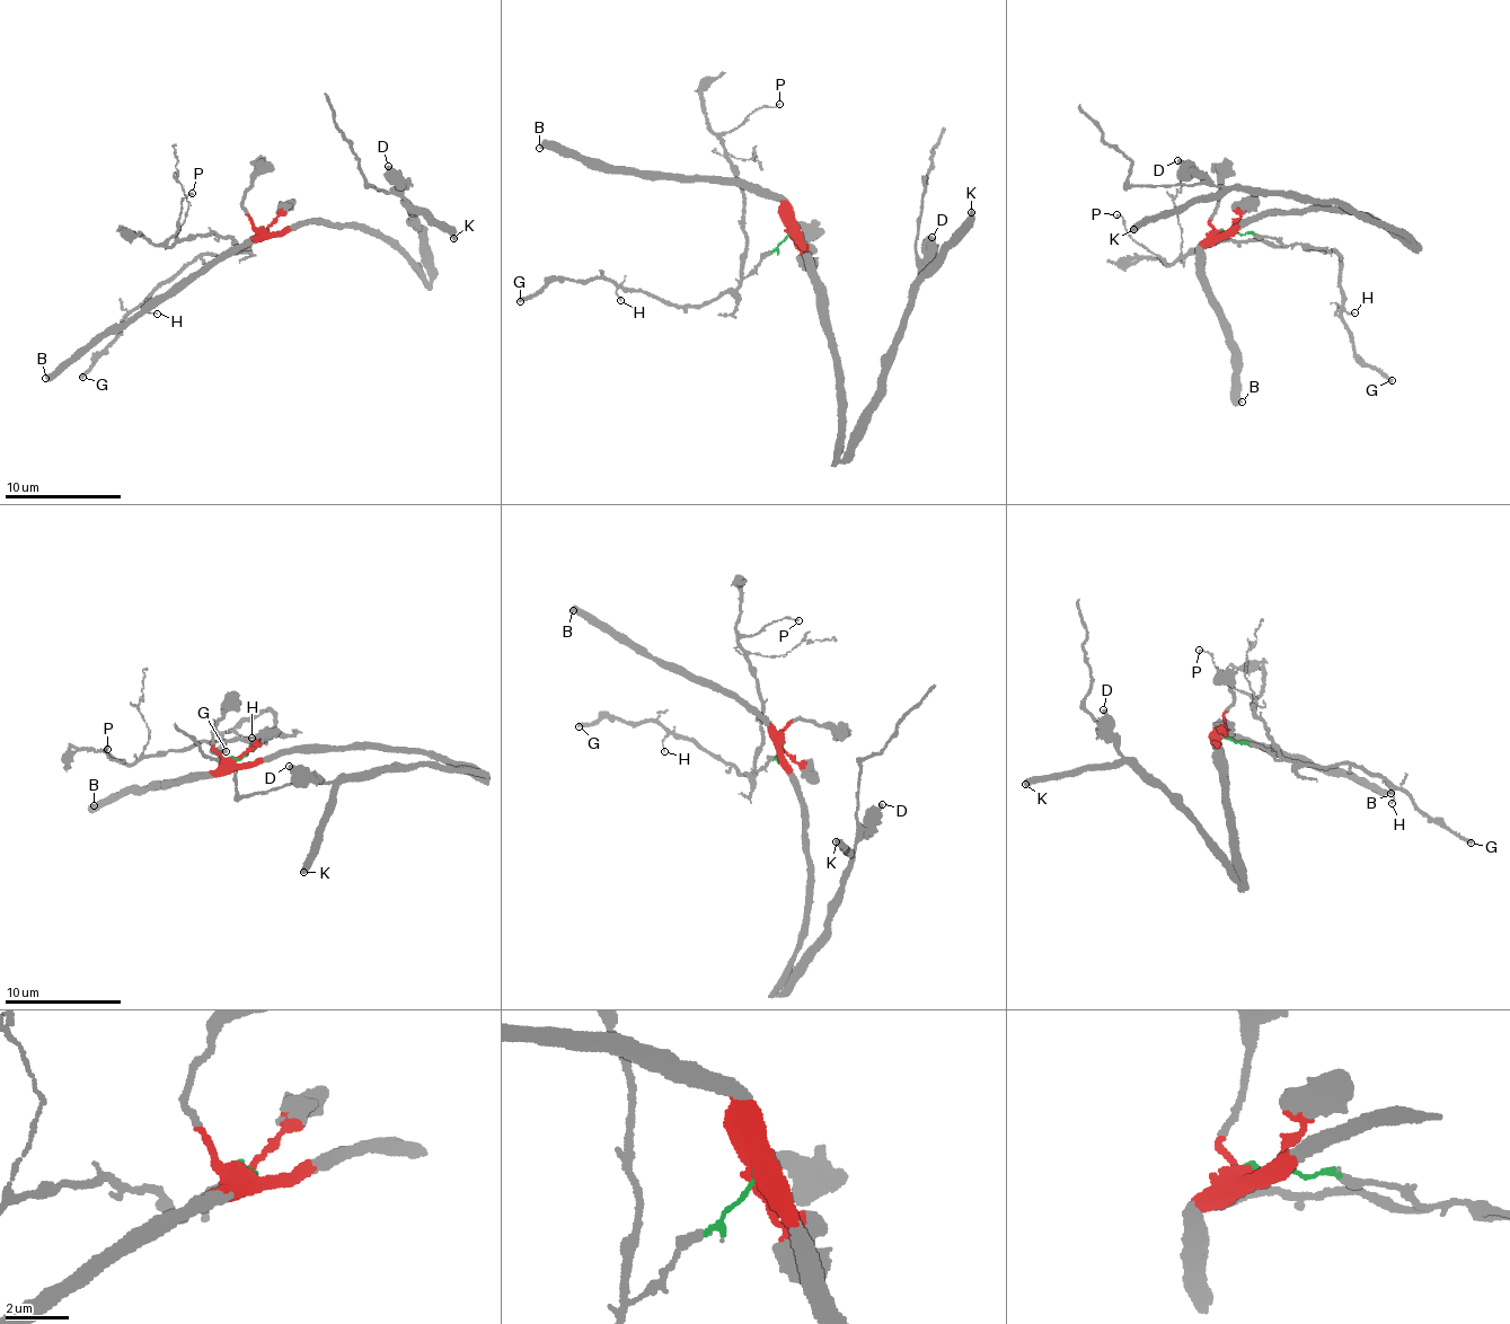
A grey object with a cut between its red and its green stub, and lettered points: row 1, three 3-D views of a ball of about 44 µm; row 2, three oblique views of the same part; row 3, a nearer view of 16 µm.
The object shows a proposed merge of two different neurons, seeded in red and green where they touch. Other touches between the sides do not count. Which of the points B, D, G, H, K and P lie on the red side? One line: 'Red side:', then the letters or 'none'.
Red side: B, D, K

